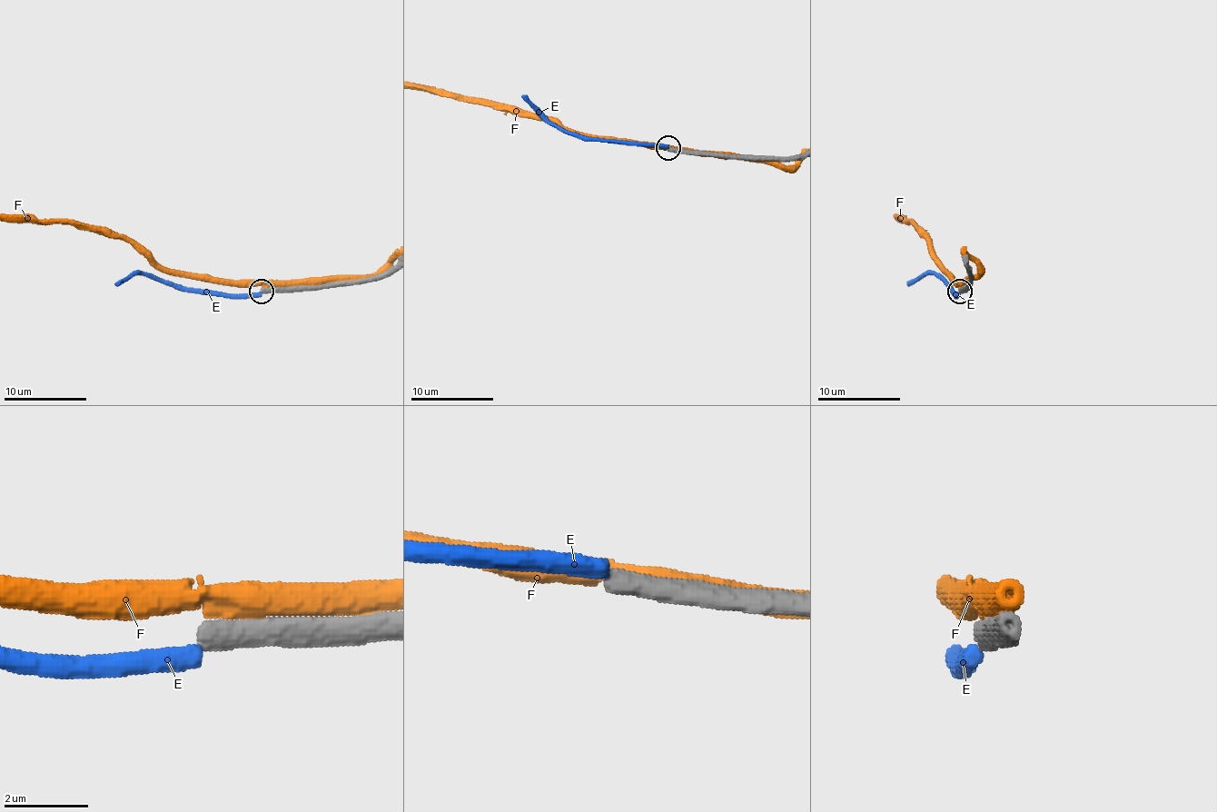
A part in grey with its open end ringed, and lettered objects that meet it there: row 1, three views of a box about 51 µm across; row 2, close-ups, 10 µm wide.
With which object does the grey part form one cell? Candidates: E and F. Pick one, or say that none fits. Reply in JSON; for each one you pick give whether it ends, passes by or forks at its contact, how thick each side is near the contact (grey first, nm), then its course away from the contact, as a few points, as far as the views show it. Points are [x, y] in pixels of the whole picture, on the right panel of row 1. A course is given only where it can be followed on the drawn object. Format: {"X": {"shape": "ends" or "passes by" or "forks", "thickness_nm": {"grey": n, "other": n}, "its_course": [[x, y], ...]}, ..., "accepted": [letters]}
{"accepted": []}

